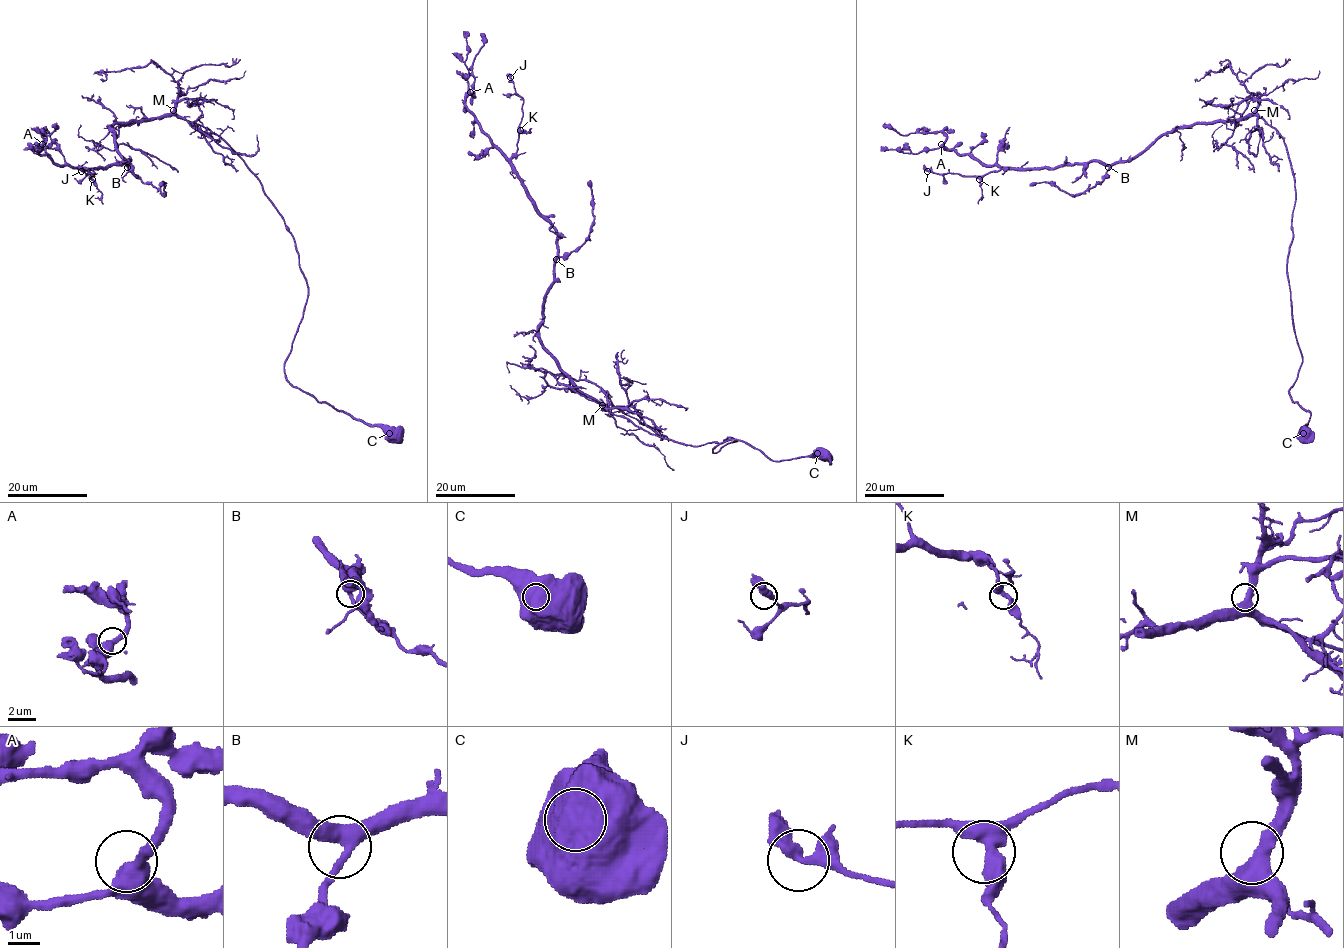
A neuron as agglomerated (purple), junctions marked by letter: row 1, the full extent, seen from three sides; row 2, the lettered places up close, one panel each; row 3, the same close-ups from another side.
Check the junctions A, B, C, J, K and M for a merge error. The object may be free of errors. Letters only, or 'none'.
none

